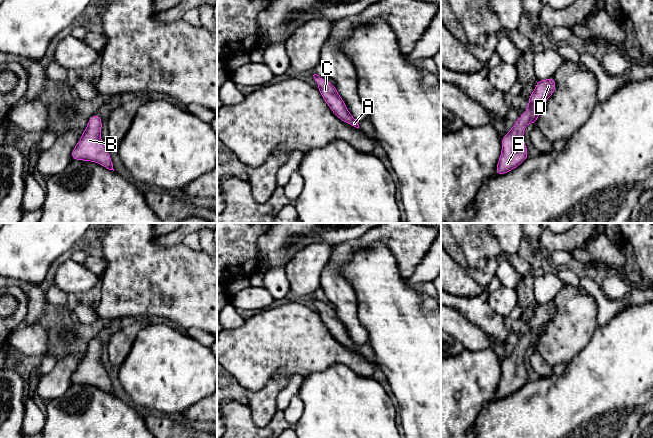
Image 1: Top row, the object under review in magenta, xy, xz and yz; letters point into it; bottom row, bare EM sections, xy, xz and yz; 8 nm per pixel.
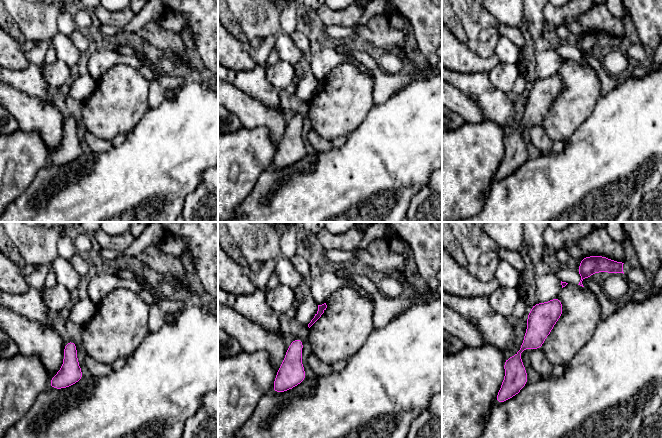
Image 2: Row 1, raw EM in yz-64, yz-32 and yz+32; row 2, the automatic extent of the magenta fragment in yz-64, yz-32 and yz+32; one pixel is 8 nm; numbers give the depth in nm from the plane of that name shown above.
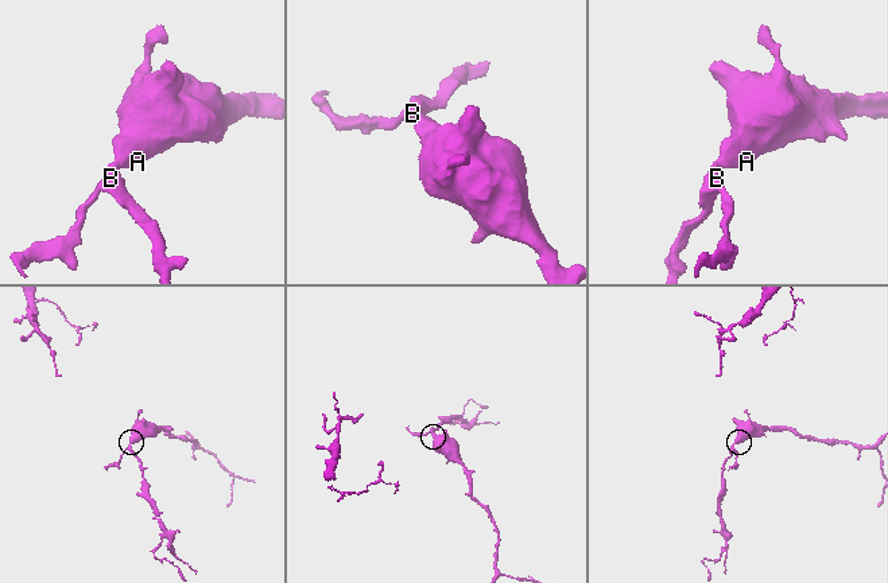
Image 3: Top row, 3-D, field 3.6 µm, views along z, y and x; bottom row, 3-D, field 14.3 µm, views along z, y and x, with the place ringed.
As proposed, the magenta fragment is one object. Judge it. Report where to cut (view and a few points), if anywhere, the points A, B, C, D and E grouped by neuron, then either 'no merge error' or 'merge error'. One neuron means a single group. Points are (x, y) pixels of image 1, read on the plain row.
no cut | A B C D E | no merge error

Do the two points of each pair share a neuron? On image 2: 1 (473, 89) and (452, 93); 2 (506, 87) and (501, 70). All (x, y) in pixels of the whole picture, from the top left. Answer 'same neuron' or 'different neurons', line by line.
1: different neurons
2: same neuron

